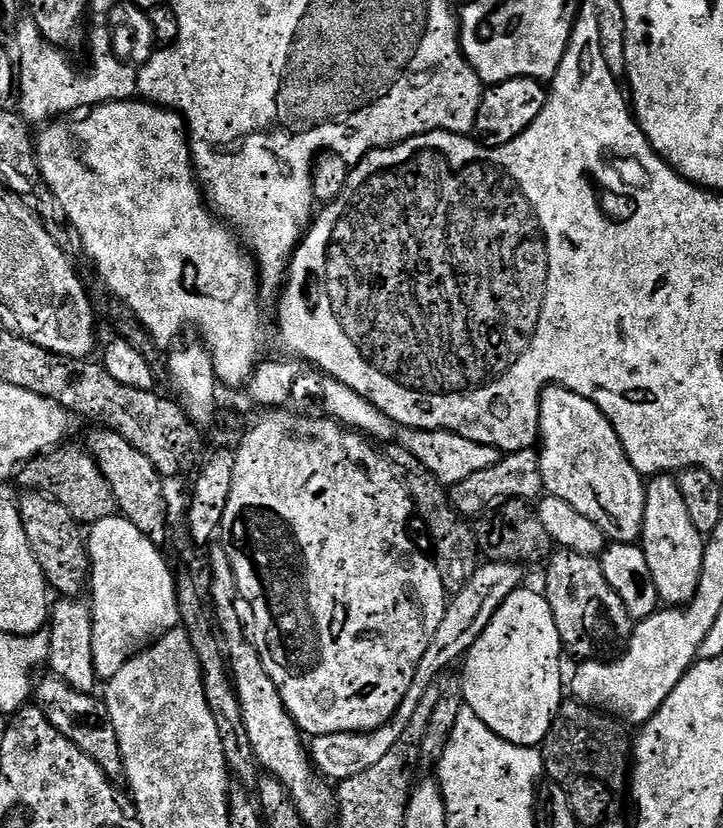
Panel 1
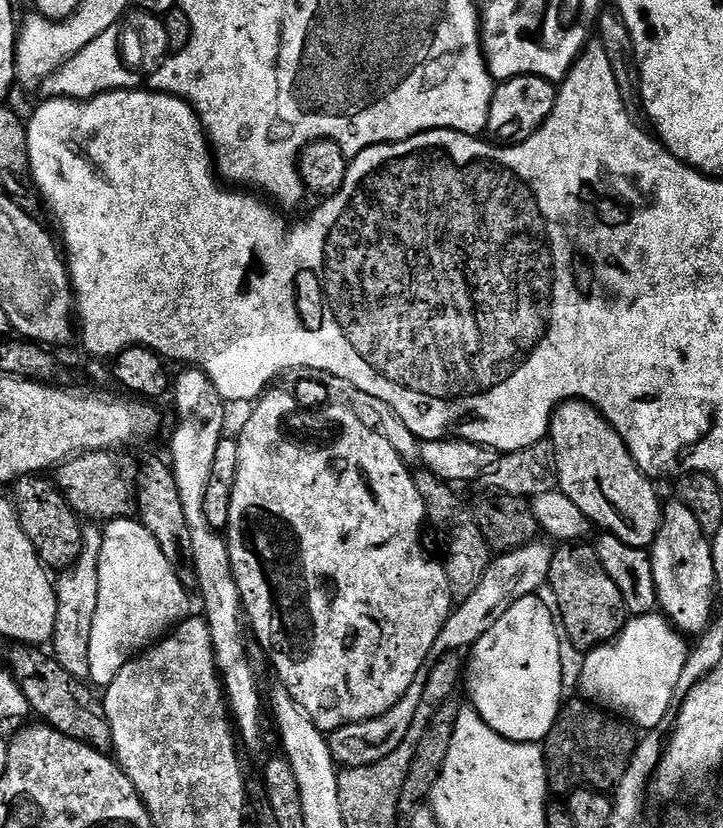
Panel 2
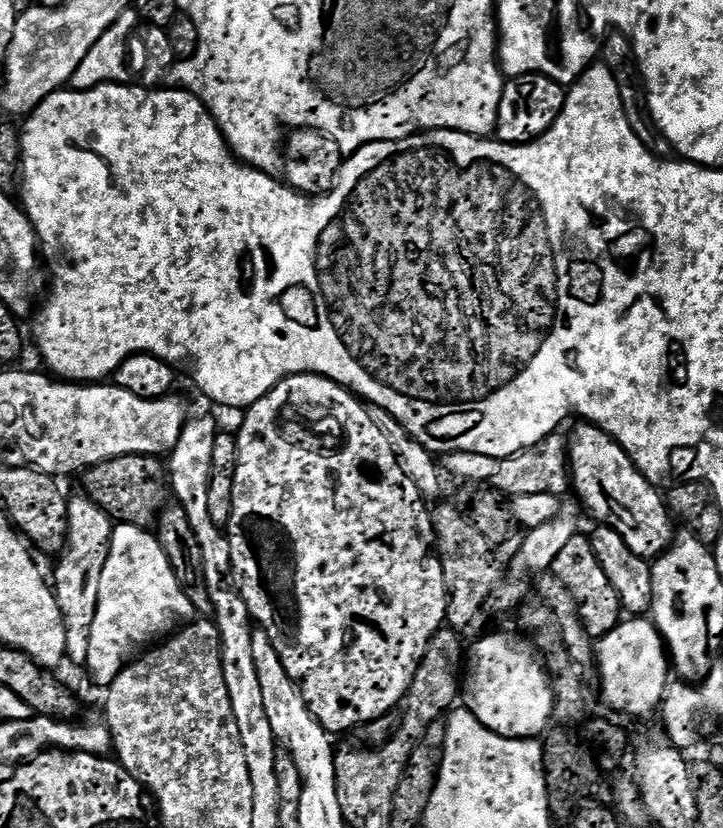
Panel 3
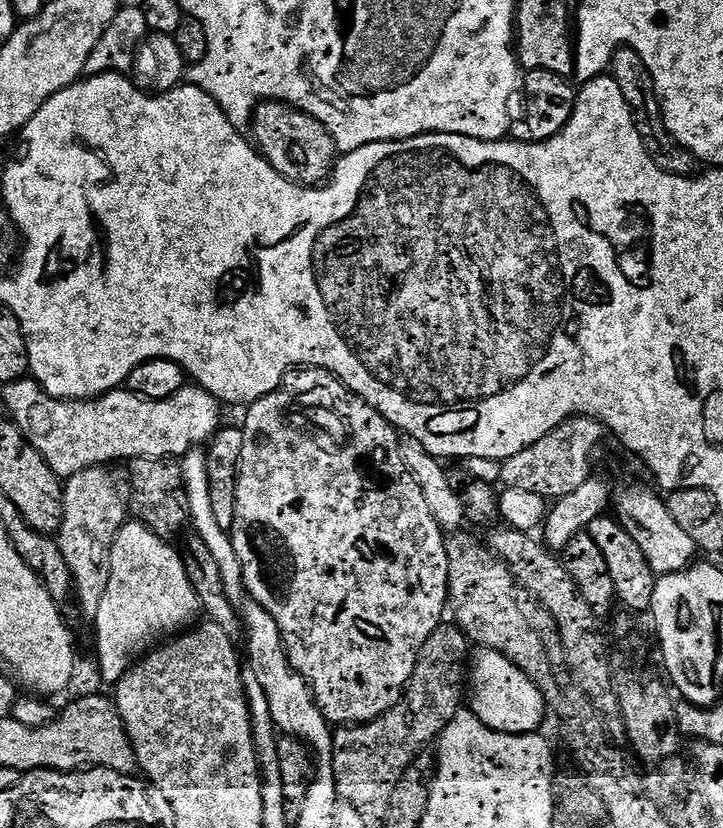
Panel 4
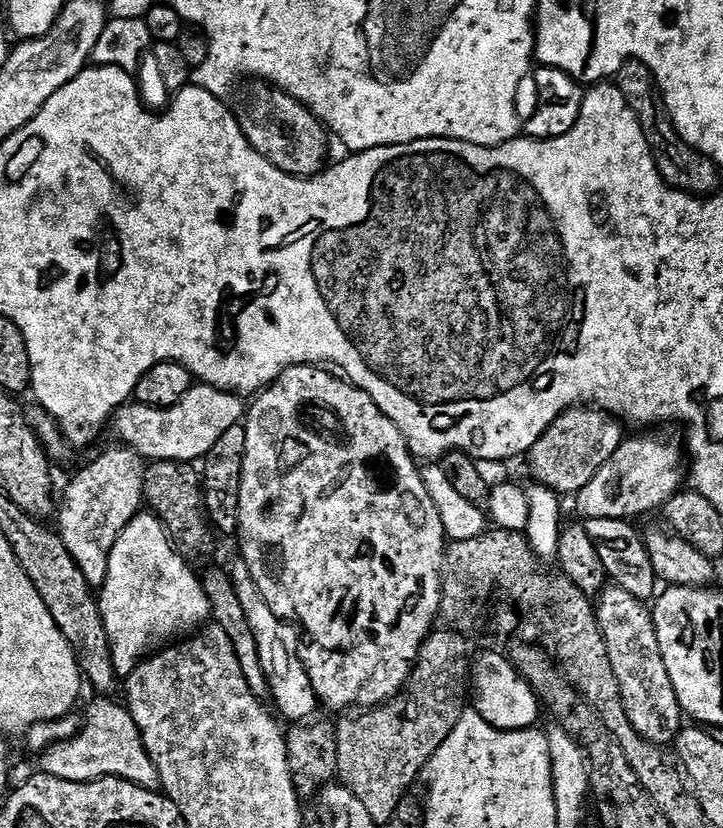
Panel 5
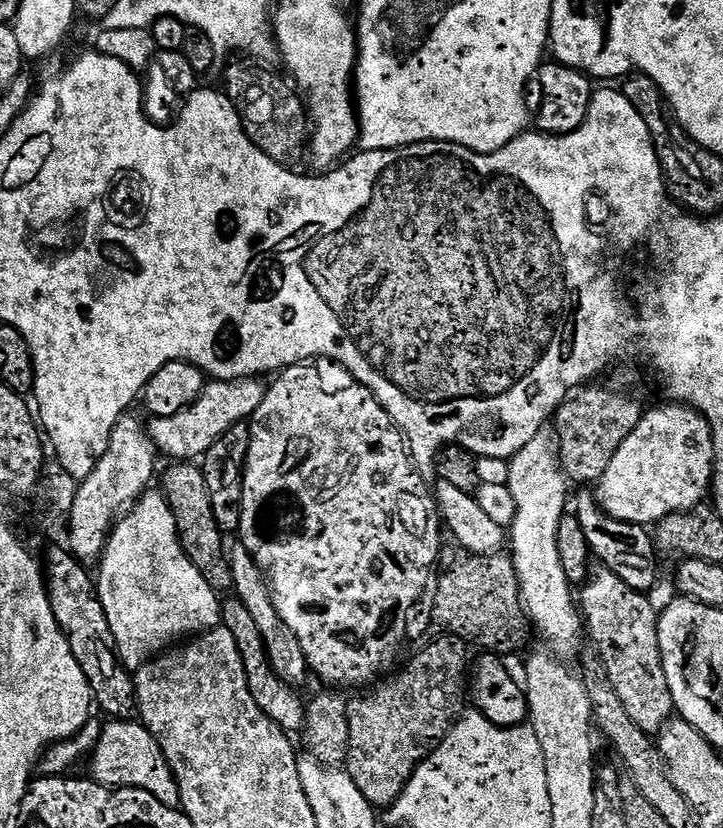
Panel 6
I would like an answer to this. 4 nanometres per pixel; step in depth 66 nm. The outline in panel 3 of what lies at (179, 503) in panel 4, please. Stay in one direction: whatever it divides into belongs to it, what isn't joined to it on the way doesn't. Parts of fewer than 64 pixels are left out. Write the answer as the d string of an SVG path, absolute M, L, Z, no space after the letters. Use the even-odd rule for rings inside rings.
M119 456L95 464L83 473L83 491L113 521L151 529L170 500L170 481L163 459L154 456Z

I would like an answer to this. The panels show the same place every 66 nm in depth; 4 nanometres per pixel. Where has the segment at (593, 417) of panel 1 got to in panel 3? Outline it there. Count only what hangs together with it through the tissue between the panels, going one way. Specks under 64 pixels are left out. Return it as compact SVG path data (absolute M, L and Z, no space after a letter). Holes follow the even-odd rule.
M577 423L568 440L568 462L570 465L570 484L580 495L579 503L596 519L597 525L618 530L643 560L652 562L663 556L674 543L672 532L673 517L668 511L665 497L657 485L651 484L636 469L636 463L622 450L619 442L607 436L595 424Z

